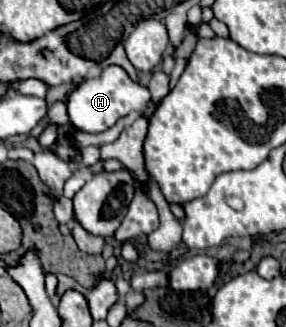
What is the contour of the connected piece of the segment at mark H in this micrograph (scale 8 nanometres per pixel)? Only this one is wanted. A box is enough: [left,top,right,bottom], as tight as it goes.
[68,65,152,133]

